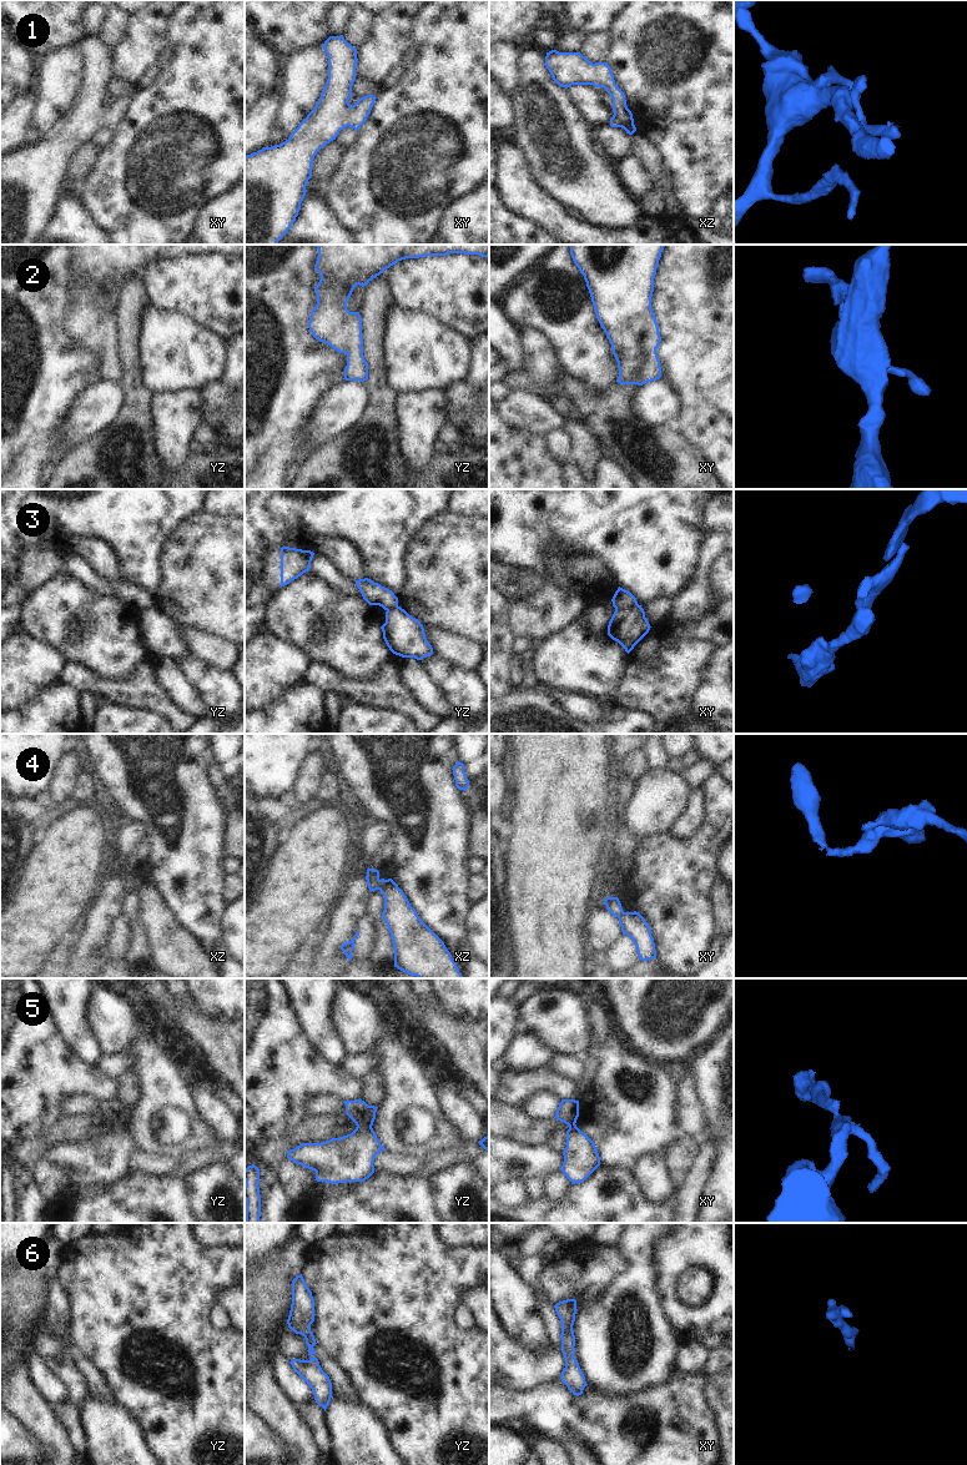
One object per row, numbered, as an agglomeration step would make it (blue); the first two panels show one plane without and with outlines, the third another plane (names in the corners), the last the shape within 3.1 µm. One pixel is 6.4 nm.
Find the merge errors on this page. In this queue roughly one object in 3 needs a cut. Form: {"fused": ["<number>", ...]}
{"fused": ["3", "4", "5"]}

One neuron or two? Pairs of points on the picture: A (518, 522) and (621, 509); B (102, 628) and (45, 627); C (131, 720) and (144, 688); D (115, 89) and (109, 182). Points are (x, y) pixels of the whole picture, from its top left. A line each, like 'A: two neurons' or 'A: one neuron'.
A: one neuron
B: one neuron
C: two neurons
D: two neurons

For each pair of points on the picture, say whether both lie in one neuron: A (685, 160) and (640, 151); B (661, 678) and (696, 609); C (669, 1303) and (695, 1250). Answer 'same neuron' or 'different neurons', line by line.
A: different neurons
B: different neurons
C: same neuron

